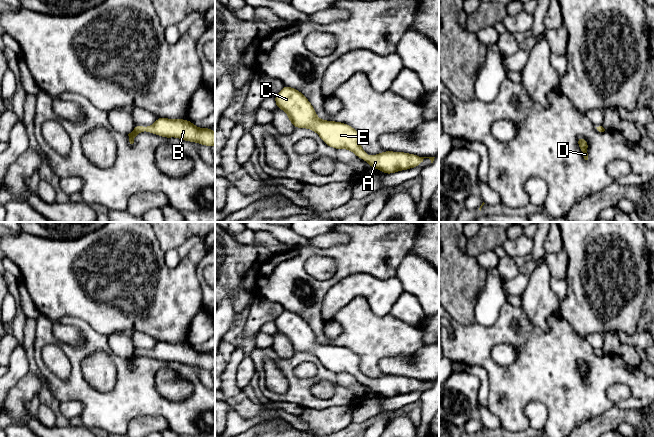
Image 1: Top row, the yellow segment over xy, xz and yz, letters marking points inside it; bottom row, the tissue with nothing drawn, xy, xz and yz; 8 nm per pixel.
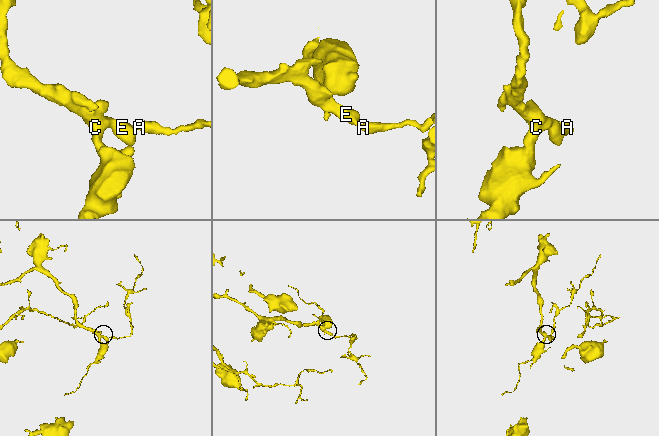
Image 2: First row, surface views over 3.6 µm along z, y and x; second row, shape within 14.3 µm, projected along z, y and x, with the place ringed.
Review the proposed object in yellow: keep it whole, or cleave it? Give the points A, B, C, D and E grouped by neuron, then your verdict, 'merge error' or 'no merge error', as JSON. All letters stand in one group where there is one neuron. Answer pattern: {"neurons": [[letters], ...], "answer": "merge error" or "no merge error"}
{"neurons": [["A", "B", "C", "D", "E"]], "answer": "no merge error"}

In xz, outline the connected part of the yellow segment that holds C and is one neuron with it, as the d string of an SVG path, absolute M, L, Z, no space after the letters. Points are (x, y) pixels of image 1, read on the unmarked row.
M284 309L282 314L274 320L276 332L285 335L289 341L289 345L294 352L307 352L315 355L323 366L329 371L337 373L348 373L352 375L358 382L365 384L371 391L380 393L384 398L392 398L398 395L407 394L420 390L424 382L429 382L433 387L435 381L421 381L415 378L405 376L384 375L377 379L368 380L360 369L360 357L353 351L335 345L320 344L309 324L299 315L292 311Z

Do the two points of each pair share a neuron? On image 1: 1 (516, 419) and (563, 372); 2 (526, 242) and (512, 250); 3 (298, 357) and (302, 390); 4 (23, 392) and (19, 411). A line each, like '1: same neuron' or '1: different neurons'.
1: same neuron
2: same neuron
3: same neuron
4: same neuron

